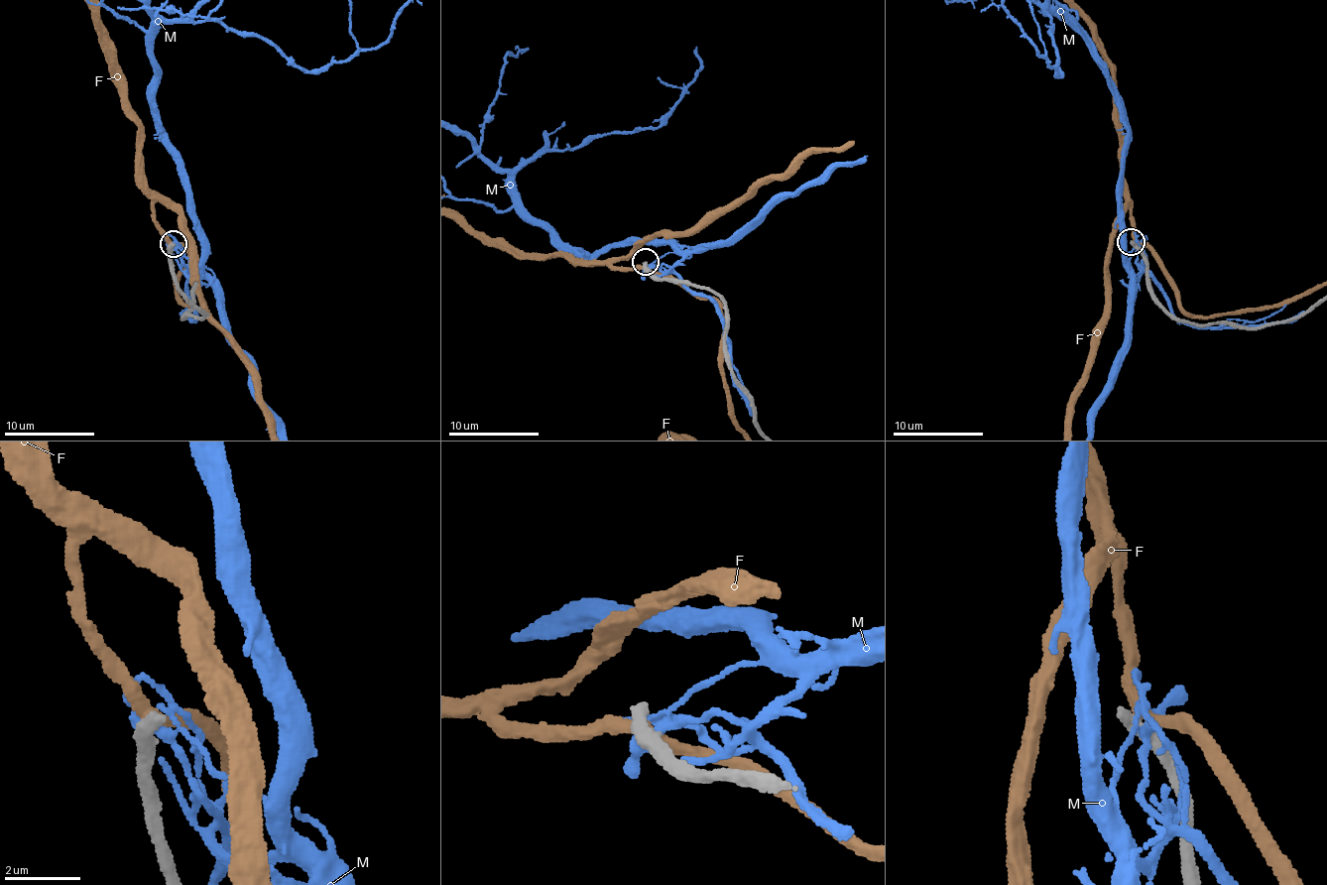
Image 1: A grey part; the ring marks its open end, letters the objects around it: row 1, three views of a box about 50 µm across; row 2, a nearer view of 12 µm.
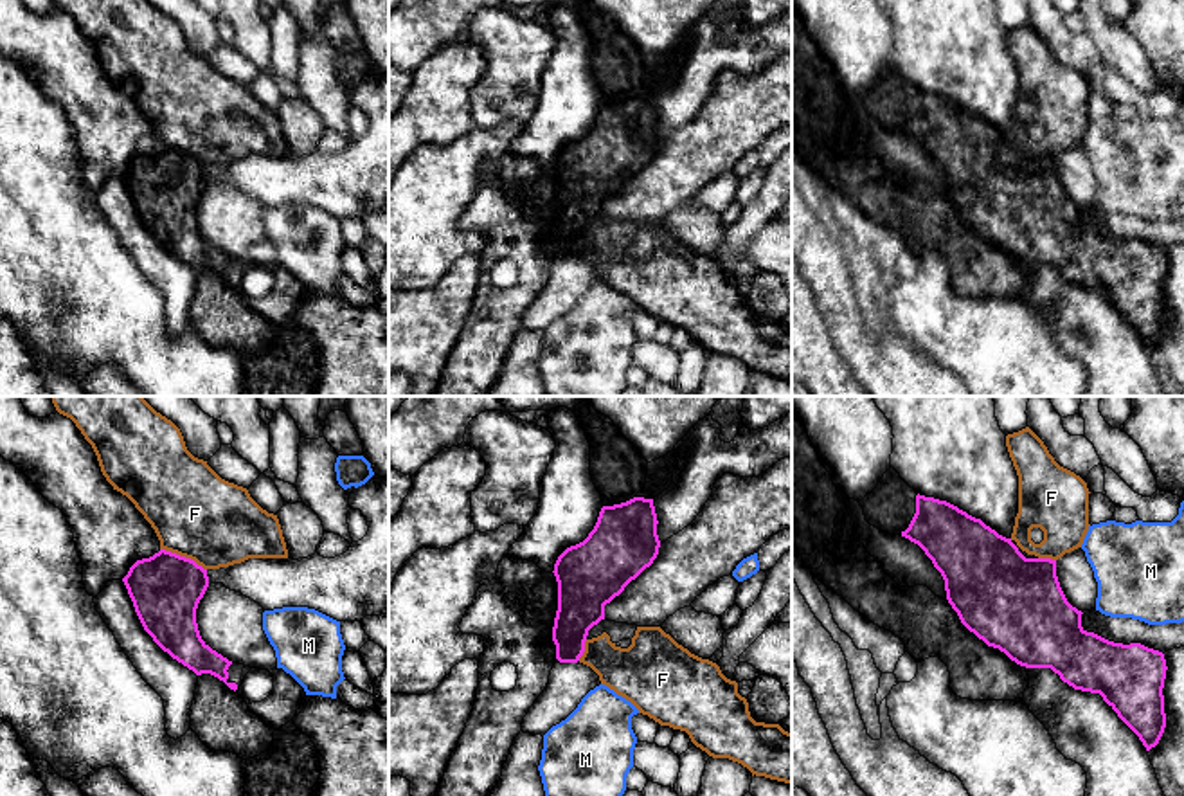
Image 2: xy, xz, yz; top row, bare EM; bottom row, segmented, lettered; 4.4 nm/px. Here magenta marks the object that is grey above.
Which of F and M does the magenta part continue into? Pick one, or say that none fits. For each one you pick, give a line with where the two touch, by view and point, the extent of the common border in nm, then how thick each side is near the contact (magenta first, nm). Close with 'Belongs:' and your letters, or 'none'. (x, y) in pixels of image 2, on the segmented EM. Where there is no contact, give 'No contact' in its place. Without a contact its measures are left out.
Belongs: none

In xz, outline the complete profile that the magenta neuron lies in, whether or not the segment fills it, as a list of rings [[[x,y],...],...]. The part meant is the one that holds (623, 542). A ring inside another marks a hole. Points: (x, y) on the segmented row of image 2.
[[[671,450],[648,463],[642,490],[626,502],[603,506],[588,537],[558,556],[552,641],[560,663],[579,661],[588,630],[605,620],[605,605],[657,558],[660,540],[653,499],[673,483],[678,459],[678,450]]]

